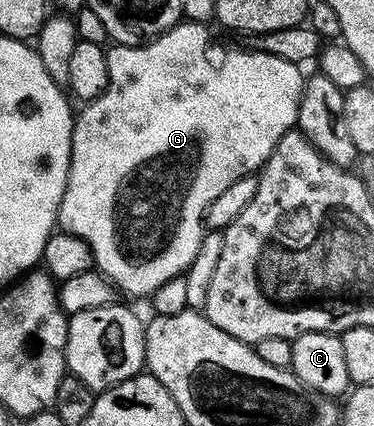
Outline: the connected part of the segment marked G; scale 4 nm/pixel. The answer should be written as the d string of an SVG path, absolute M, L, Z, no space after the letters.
M177 23L173 29L153 37L143 45L117 45L113 44L107 50L106 67L110 71L108 86L102 91L100 97L95 97L83 106L84 109L75 114L72 127L72 158L68 168L68 182L66 191L62 195L58 225L61 230L88 245L92 253L95 268L104 275L122 294L129 293L132 297L147 298L162 283L170 279L187 274L192 260L200 253L200 244L204 241L206 228L204 215L214 199L222 191L230 187L240 177L255 174L267 161L274 151L278 139L286 135L296 125L300 96L304 90L306 80L301 66L293 61L278 59L278 55L257 53L255 48L231 49L228 45L212 45L212 33L209 26L204 23Z

